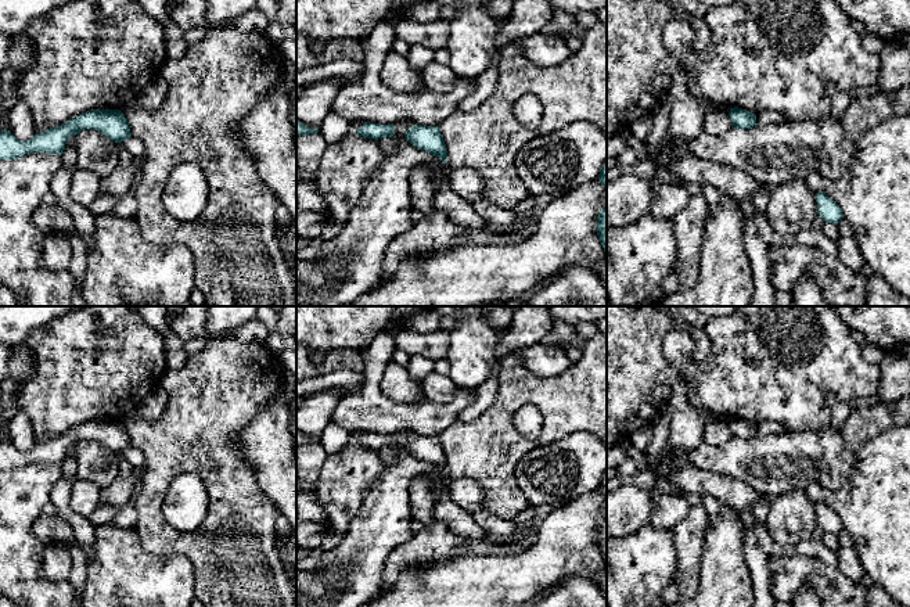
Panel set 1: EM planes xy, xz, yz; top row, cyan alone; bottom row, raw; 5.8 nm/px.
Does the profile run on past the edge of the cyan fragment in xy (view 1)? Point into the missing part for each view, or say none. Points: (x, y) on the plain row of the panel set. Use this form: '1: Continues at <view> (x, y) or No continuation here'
1: No continuation here

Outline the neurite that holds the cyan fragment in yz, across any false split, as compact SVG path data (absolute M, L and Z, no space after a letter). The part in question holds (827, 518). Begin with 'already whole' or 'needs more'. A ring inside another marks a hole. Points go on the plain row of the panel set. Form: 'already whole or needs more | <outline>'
already whole | M824 502L814 504L817 513L817 524L824 532L838 534L844 525L839 516Z

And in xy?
already whole | M89 420L60 437L36 443L26 452L18 450L10 441L0 441L0 470L14 470L30 463L61 466L66 450L83 439L96 439L115 453L132 446L127 430L121 420Z

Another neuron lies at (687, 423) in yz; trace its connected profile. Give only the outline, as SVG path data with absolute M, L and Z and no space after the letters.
M684 376L677 380L663 412L670 416L669 438L665 448L681 453L690 453L704 442L706 424L719 420L730 421L730 419L720 417L709 410L694 407L688 399L688 387Z

